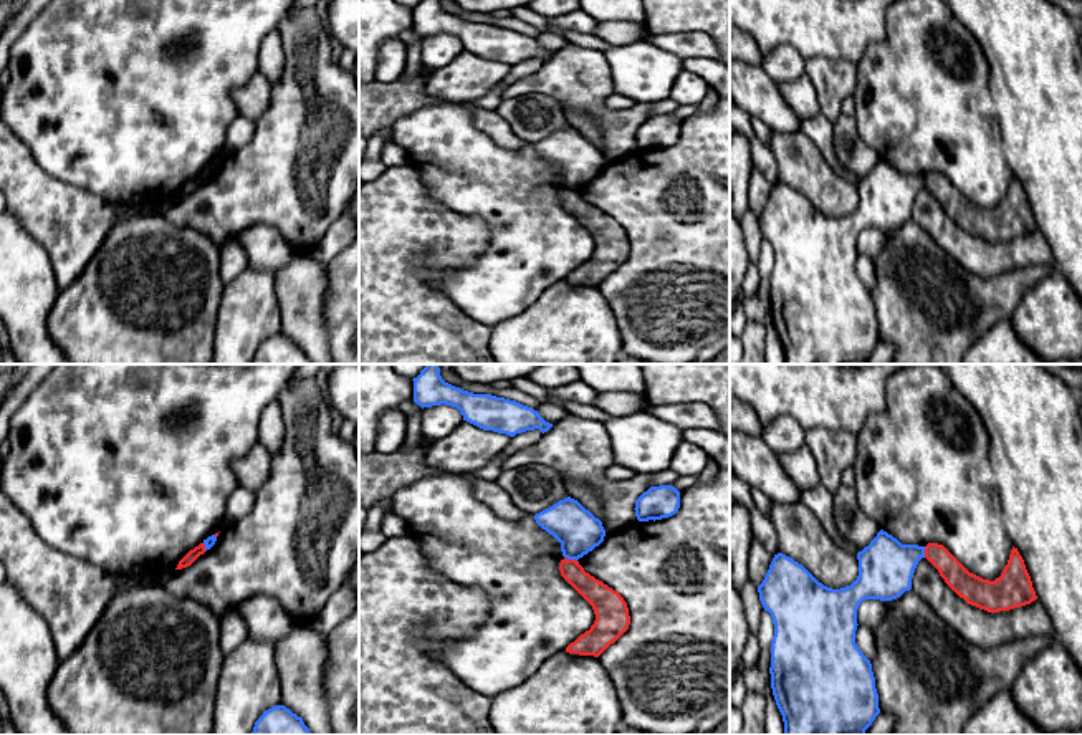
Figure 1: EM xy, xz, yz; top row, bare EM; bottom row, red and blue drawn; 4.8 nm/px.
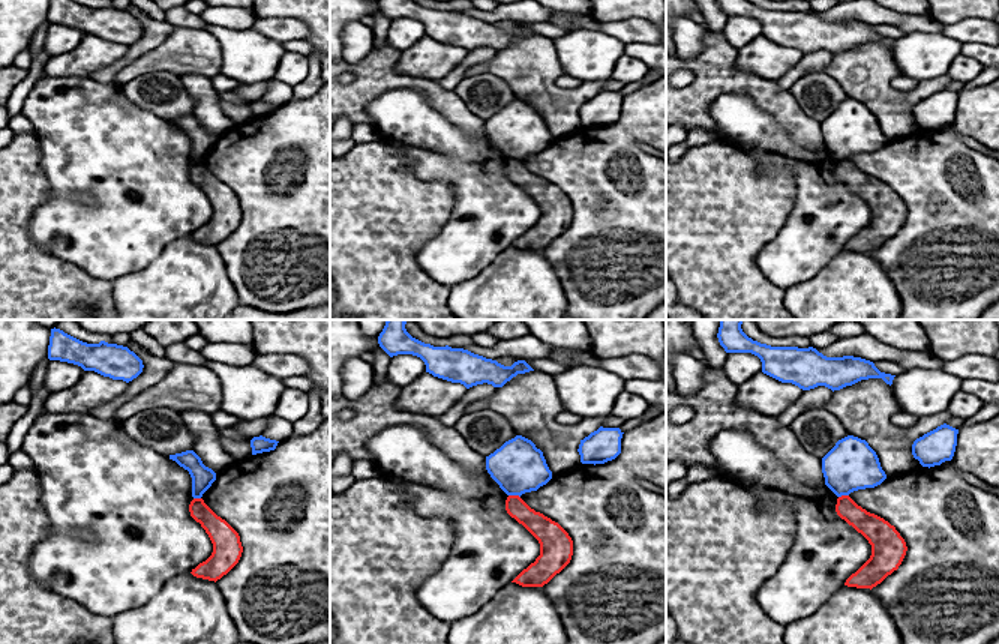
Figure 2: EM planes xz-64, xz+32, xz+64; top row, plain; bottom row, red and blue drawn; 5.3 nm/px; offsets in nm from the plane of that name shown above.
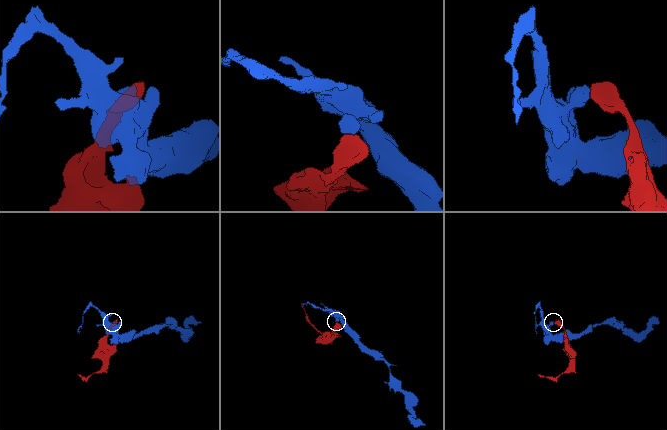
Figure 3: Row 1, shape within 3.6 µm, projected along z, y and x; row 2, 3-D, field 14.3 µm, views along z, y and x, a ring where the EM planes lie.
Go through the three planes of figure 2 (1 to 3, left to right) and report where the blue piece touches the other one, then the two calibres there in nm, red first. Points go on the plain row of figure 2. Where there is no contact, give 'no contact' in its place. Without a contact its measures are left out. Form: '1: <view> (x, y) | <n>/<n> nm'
1: xz-64 (197, 162) | 140/120 nm
2: xz+32 (515, 159) | 140/280 nm
3: xz+64 (843, 159) | 140/280 nm

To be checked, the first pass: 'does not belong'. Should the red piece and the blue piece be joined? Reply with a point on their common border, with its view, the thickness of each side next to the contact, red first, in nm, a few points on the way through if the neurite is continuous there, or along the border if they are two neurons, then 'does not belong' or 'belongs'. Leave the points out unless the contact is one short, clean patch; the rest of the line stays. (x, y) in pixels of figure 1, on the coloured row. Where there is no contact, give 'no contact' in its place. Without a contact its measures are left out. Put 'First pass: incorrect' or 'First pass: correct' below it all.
contact xz (571, 560); calibres 140 and 220 nm; border xz (564, 557), (576, 562); does not belong
First pass: correct

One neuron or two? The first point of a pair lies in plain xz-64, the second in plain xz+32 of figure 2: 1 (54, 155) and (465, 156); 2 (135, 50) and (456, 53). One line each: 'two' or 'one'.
1: one
2: two

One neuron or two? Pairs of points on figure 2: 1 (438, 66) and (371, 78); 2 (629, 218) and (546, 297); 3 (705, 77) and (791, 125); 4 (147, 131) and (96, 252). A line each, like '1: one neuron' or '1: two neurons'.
1: two neurons
2: two neurons
3: one neuron
4: one neuron

